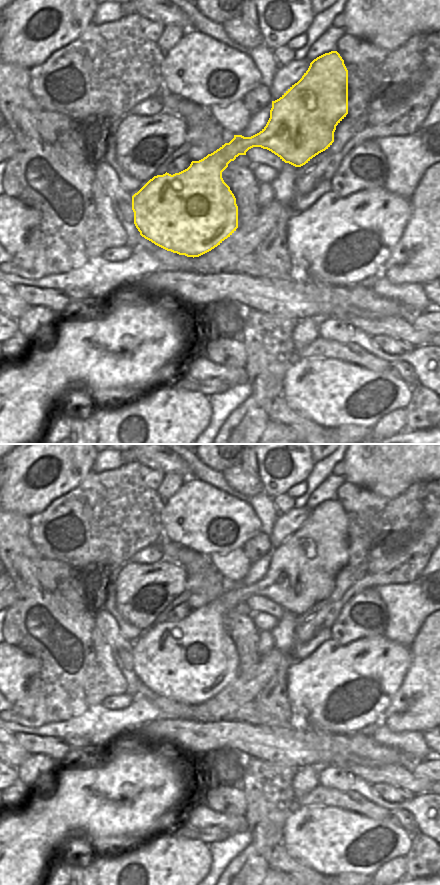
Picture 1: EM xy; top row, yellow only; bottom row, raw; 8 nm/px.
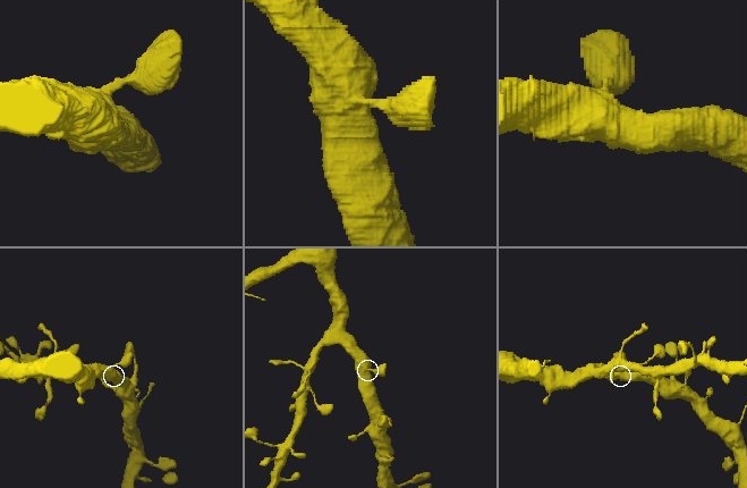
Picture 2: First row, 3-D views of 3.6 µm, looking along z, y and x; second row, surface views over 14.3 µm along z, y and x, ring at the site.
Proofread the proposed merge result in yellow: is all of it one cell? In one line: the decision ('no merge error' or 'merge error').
no merge error

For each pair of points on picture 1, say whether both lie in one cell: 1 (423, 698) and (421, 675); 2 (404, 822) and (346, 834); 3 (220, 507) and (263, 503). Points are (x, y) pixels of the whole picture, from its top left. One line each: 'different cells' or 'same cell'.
1: same cell
2: different cells
3: different cells

